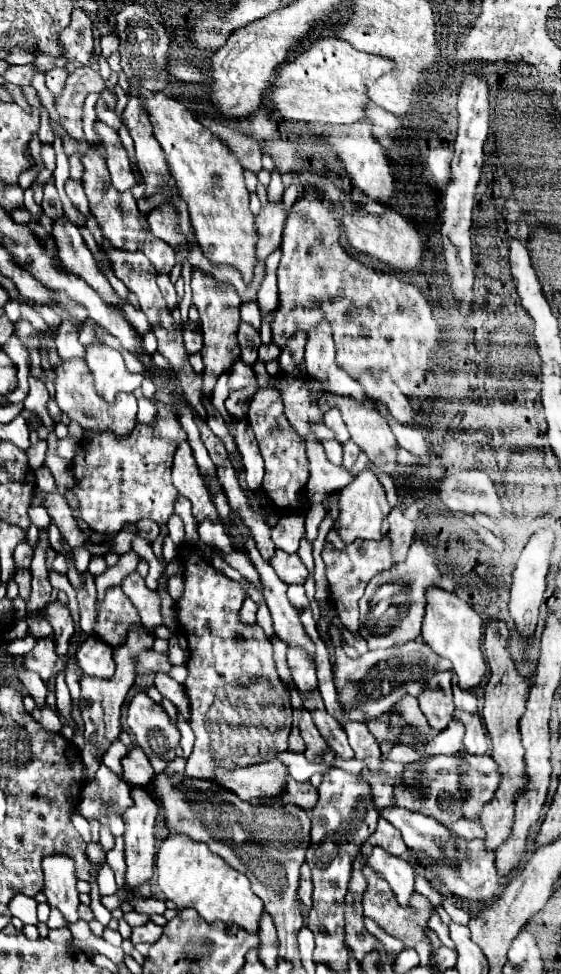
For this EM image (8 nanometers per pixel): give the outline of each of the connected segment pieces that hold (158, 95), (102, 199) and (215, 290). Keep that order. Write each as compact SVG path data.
M139 89L139 99L149 115L155 137L167 157L171 173L185 197L195 231L195 243L203 255L217 265L239 269L243 281L253 279L255 259L255 215L249 211L249 191L243 181L243 169L229 147L203 127L181 101L167 97L163 91Z
M91 147L83 155L83 165L85 165L83 187L85 187L87 199L89 199L89 209L95 215L95 219L97 219L101 231L103 231L103 237L109 239L115 249L143 251L151 259L151 263L157 269L157 273L167 273L169 275L171 269L173 269L173 265L175 265L175 249L151 235L147 219L145 219L145 215L139 213L137 203L135 203L135 199L133 199L133 195L129 191L119 193L117 189L113 189L113 185L109 181L107 165L105 165L103 157L99 155L97 147Z
M193 271L193 275L191 275L191 289L193 289L193 305L197 307L197 311L201 315L201 327L203 327L203 337L205 337L205 347L201 351L201 357L205 363L203 395L207 399L211 399L215 381L221 375L231 373L233 363L237 359L241 359L241 349L239 349L239 341L237 341L237 329L241 323L241 319L239 319L241 299L237 297L235 291L231 291L223 283L217 283L217 279L197 273L197 271Z

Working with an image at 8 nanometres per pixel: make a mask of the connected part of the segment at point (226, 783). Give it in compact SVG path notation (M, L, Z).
M273 759L269 763L257 763L251 767L239 767L233 771L215 769L213 781L231 793L235 793L243 801L275 797L285 789L285 775L287 767Z

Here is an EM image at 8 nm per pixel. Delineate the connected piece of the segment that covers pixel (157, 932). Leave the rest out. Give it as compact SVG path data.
M153 921L141 925L141 927L133 927L133 935L131 935L131 943L139 945L139 943L155 943L161 937L163 929L159 925L155 925Z

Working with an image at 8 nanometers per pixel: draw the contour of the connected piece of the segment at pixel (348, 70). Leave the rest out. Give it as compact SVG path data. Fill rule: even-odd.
M323 37L303 49L303 53L291 57L279 67L277 79L269 87L269 101L273 107L287 119L293 121L305 121L305 123L355 123L363 119L365 105L369 103L369 97L365 93L365 81L377 79L393 69L393 61L385 61L385 57L361 53L353 49L349 43L337 39L337 37Z

